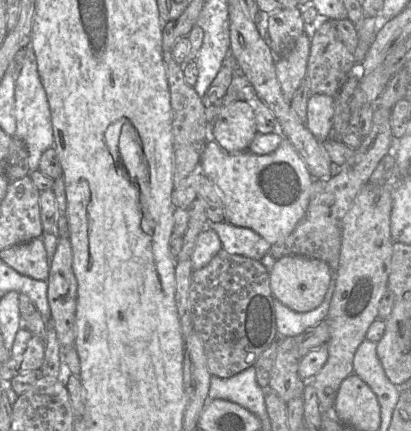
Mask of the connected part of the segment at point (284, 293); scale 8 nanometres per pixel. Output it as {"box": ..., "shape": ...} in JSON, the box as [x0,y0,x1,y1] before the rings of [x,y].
{"box":[270,255,332,312],"shape":[[[288,255],[276,260],[270,271],[270,287],[274,299],[296,312],[308,312],[324,300],[332,277],[329,264],[320,259]]]}

